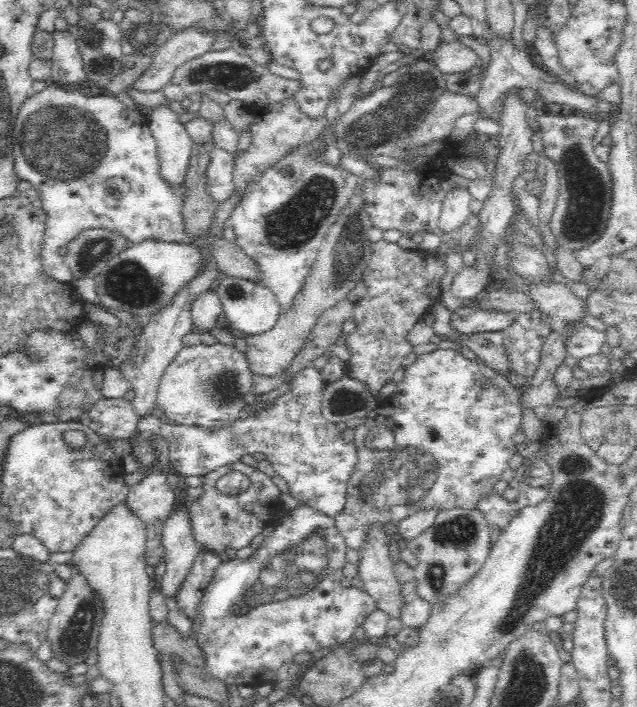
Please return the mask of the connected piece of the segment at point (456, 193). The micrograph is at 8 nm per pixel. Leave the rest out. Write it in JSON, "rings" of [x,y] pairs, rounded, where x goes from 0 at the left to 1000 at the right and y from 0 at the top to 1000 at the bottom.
{"rings":[[[716,263],[697,274],[686,328],[706,328],[735,311],[741,276],[733,266]]]}

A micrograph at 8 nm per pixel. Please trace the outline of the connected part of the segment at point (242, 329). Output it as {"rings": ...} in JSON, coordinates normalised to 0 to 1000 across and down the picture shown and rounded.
{"rings":[[[347,389],[334,409],[341,413],[356,451],[358,465],[369,472],[405,474],[430,464],[441,444],[443,431],[433,417],[416,403],[377,392]]]}

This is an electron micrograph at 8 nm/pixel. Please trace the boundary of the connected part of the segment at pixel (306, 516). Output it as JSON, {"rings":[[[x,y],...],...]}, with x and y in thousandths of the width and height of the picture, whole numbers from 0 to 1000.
{"rings":[[[473,711],[452,728],[440,730],[425,757],[414,761],[410,774],[388,791],[353,789],[319,836],[308,868],[298,874],[300,897],[314,922],[320,924],[323,956],[352,969],[381,967],[399,973],[422,966],[443,939],[465,925],[485,922],[499,928],[529,911],[553,905],[556,891],[592,861],[592,856],[575,835],[534,826],[545,778],[540,761],[524,744],[524,734]]]}

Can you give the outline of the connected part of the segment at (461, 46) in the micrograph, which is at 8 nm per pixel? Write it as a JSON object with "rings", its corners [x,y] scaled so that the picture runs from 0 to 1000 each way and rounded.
{"rings":[[[724,57],[691,61],[675,85],[697,105],[747,100],[754,92],[752,79]]]}

